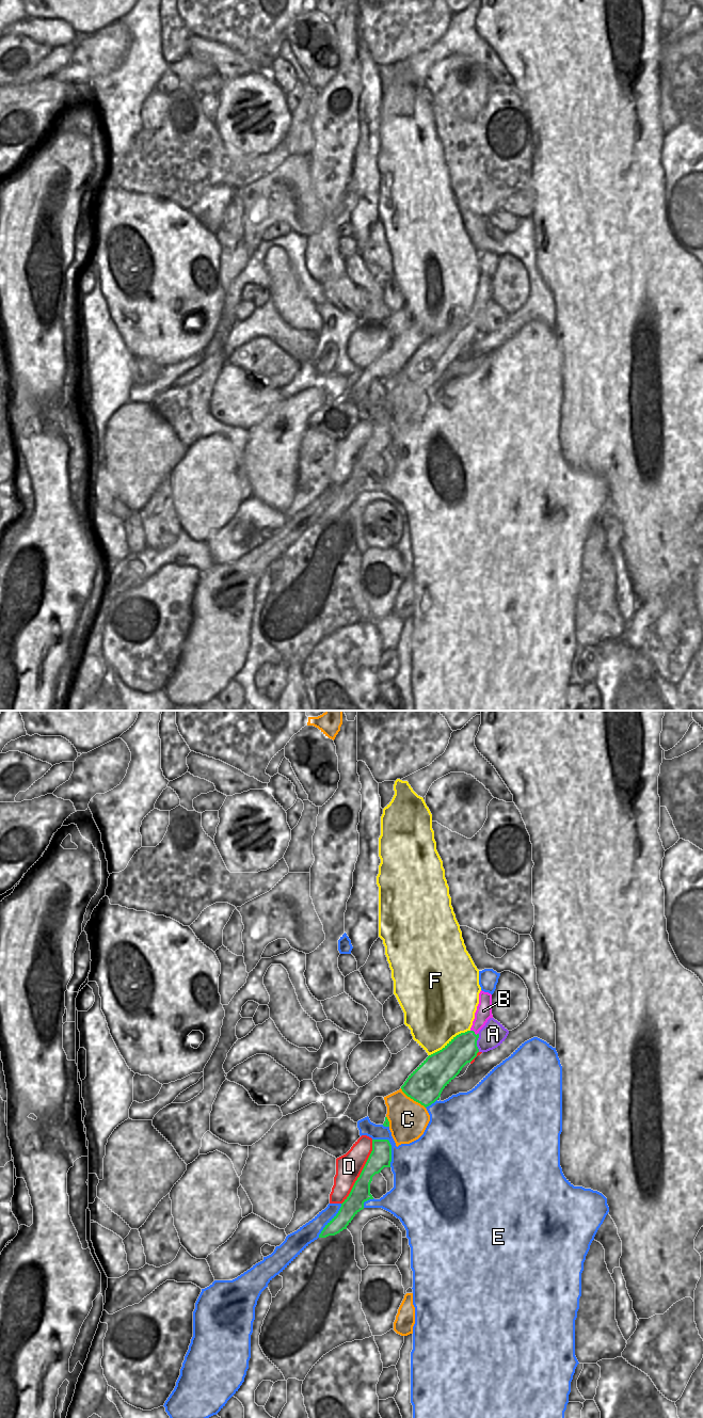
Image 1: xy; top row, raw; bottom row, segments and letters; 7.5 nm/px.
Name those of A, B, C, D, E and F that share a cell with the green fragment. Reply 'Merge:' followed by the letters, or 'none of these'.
Merge: B

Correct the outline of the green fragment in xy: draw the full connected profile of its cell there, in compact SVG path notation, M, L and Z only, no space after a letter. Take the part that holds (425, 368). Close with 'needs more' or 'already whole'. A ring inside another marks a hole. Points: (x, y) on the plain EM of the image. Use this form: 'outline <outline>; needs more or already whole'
outline M480 274L479 287L469 314L453 320L442 333L429 338L406 362L402 375L425 391L434 386L443 372L479 335L479 314L492 298L492 277Z; needs more

